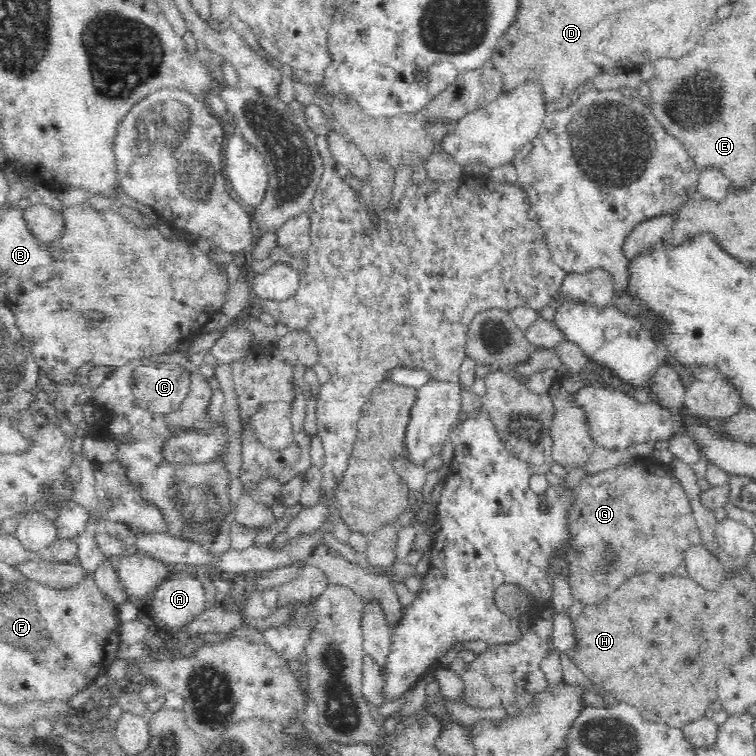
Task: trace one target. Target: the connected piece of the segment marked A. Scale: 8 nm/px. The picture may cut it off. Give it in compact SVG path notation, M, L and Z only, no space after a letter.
M176 575L162 582L153 591L150 618L169 626L174 632L193 622L205 609L207 602L199 579Z

